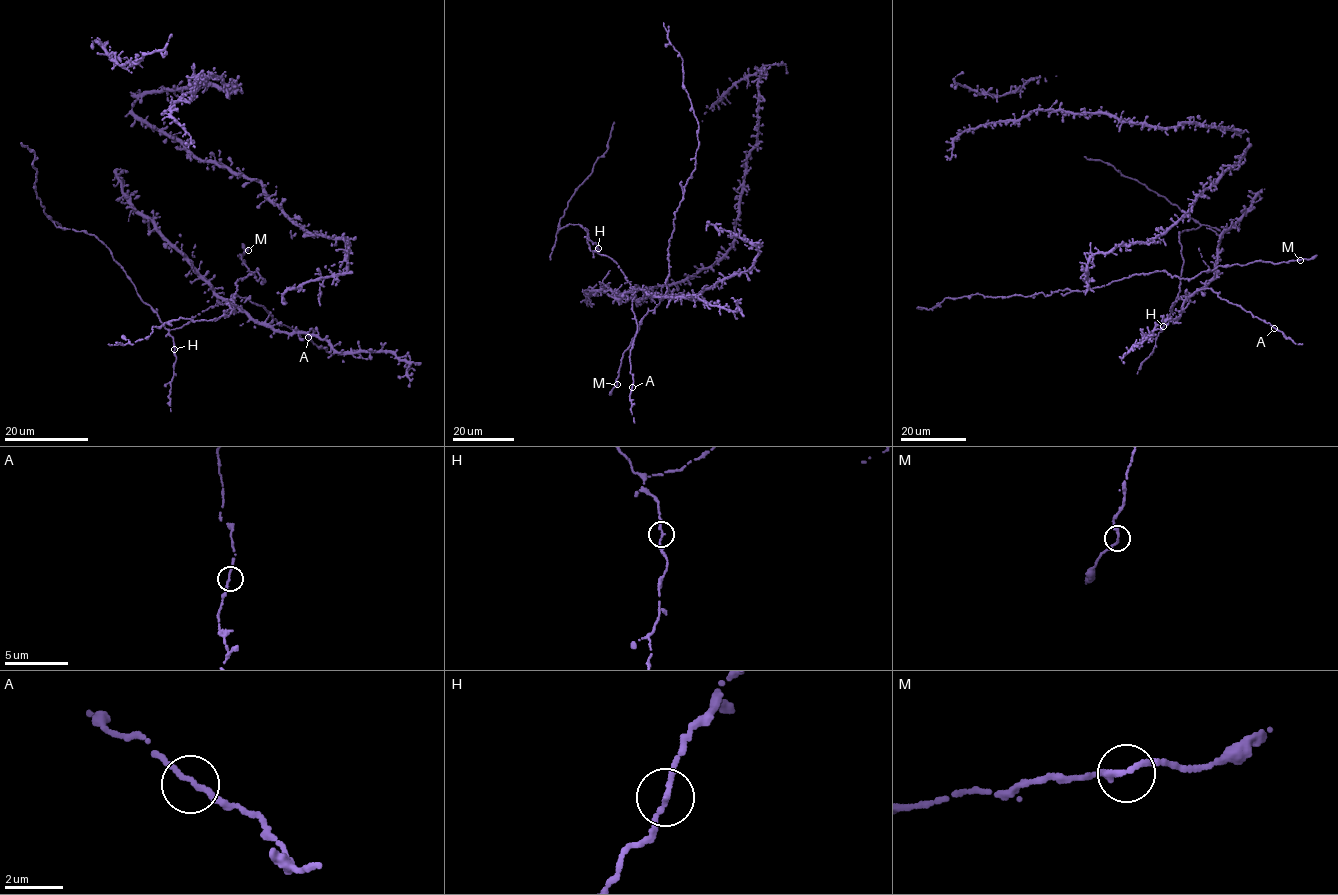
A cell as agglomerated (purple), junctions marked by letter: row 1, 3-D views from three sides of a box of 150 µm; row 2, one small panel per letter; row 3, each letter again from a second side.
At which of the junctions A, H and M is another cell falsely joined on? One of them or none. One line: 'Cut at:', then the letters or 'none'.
Cut at: none

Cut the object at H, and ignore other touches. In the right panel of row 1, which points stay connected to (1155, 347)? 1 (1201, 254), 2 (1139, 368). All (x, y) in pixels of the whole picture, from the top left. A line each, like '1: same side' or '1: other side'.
1: other side
2: same side

